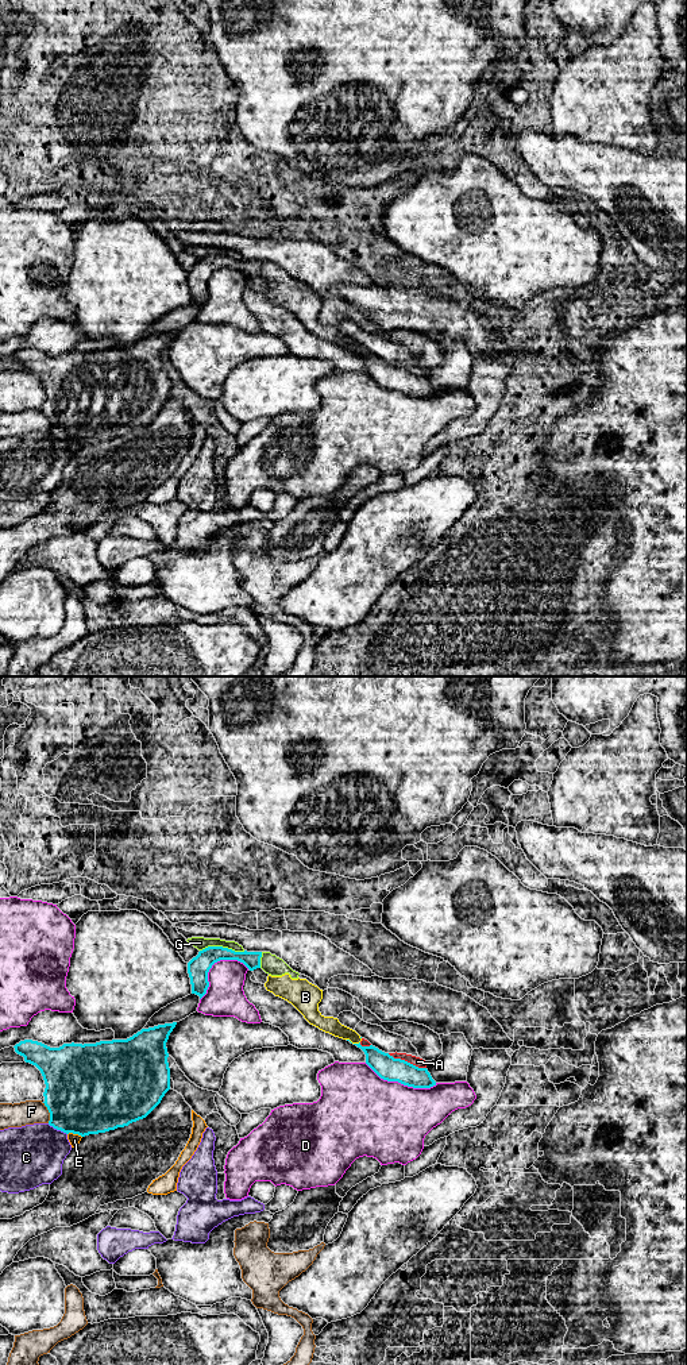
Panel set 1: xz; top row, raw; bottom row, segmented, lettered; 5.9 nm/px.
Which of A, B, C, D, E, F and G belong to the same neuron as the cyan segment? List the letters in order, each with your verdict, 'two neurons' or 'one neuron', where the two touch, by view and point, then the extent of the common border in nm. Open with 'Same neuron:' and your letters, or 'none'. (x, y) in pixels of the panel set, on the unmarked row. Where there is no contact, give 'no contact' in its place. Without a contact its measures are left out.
Same neuron: none
A: two neurons; contact xz (406, 370); length 240 nm
B: two neurons; contact xz (354, 353); length 80 nm
C: two neurons; contact xz (57, 438); length 140 nm
D: two neurons; contact xz (401, 392); length 460 nm
E: two neurons; contact xz (74, 442); length 90 nm
F: two neurons; contact xz (49, 420); length 130 nm
G: two neurons; contact xz (222, 255); length 280 nm

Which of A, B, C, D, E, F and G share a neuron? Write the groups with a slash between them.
A B G / C / D / E / F

